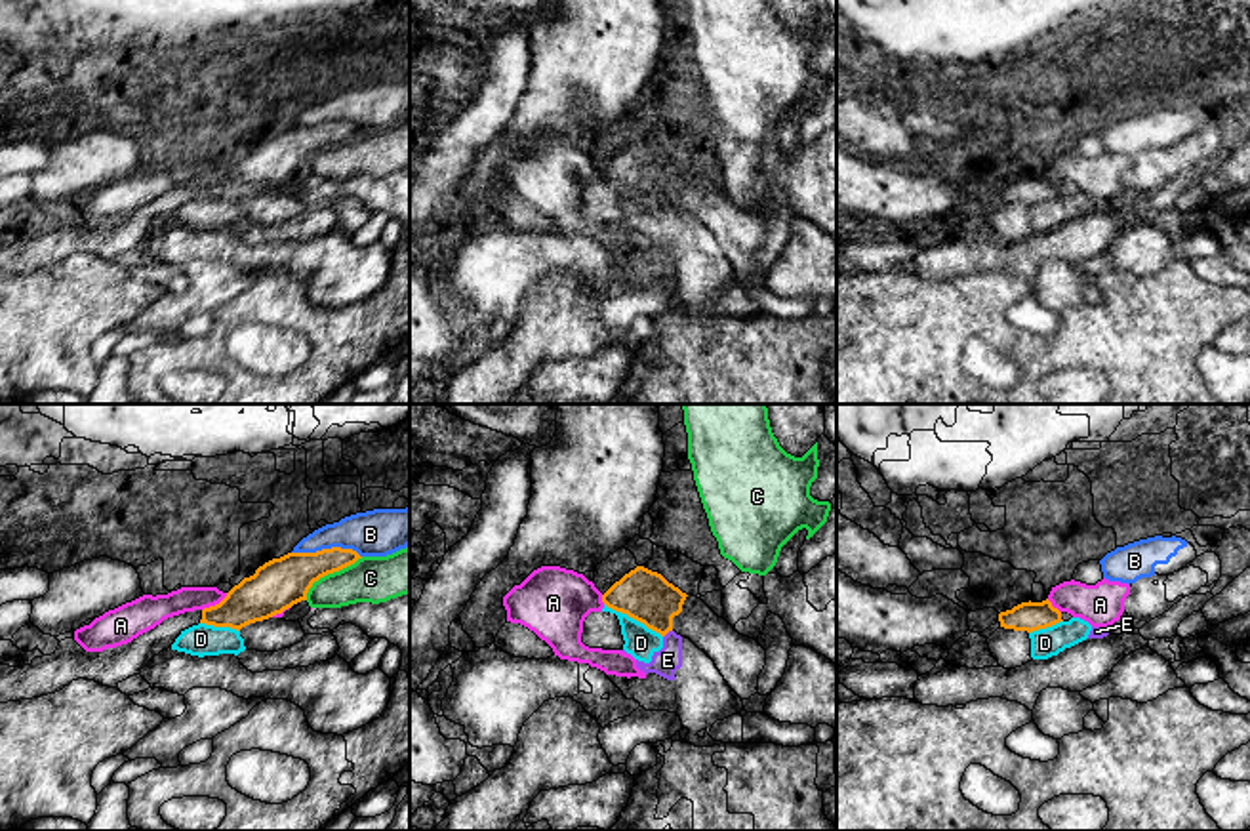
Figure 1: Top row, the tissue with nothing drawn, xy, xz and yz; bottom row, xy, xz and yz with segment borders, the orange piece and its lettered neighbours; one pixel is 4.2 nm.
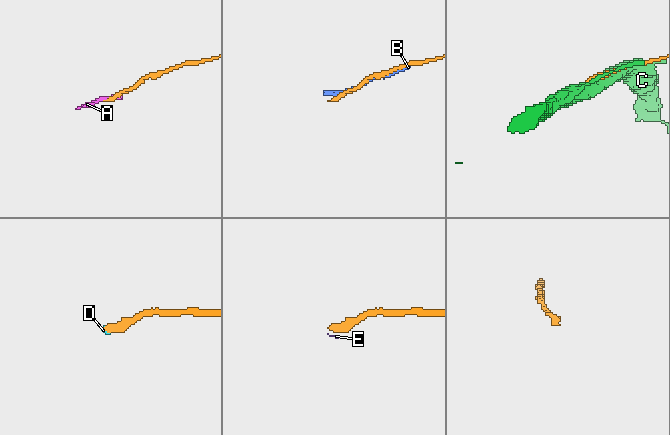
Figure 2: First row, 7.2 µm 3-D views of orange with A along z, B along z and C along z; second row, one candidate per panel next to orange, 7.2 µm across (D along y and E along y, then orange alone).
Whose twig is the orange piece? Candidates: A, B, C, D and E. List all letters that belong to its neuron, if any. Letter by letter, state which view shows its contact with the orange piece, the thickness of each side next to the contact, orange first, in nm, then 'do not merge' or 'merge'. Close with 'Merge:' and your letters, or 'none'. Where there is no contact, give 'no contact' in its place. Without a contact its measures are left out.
A: contact in xy; calibres 200 and 110 nm; do not merge
B: contact in xy; calibres 220 and 200 nm; do not merge
C: contact in xy; calibres 220 and 190 nm; do not merge
D: contact in xz; calibres 220 and 140 nm; do not merge
E: contact in xz; calibres 220 and 110 nm; do not merge
Merge: none

